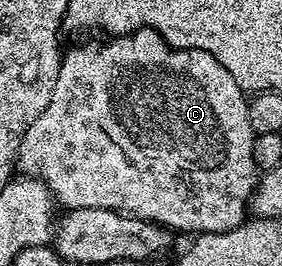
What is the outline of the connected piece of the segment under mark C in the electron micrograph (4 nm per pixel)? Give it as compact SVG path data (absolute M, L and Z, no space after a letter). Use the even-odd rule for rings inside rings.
M143 27L135 33L115 36L113 41L110 53L102 53L98 45L78 45L75 49L67 48L63 52L62 66L56 75L56 87L52 87L52 99L48 99L48 107L40 111L36 123L24 131L24 139L18 148L17 172L43 181L63 210L100 207L117 213L128 213L132 217L139 217L141 221L154 221L171 231L179 229L189 235L227 233L238 228L247 220L248 206L260 180L260 170L252 155L256 134L248 119L250 107L247 94L236 83L236 79L232 79L229 71L216 58L208 55L208 51L174 49L155 29Z

